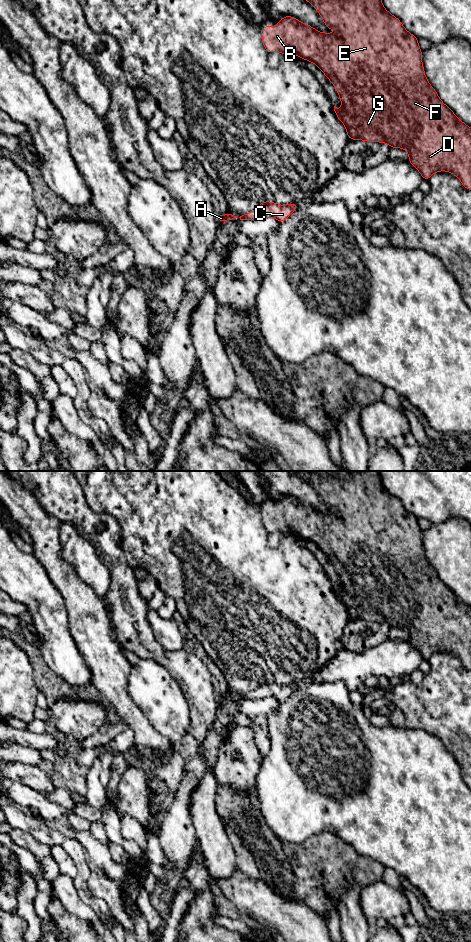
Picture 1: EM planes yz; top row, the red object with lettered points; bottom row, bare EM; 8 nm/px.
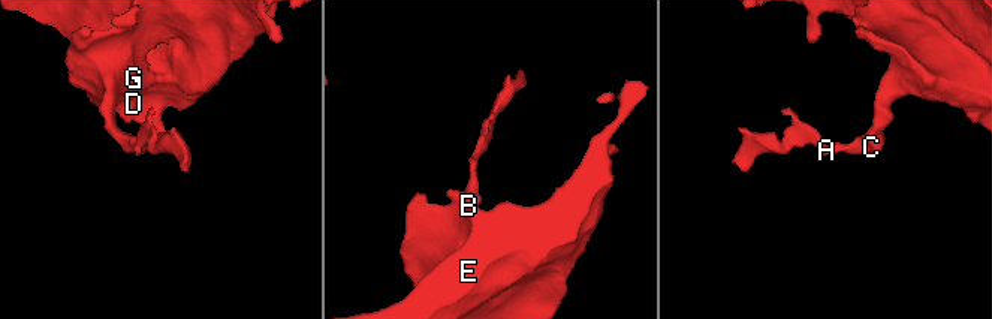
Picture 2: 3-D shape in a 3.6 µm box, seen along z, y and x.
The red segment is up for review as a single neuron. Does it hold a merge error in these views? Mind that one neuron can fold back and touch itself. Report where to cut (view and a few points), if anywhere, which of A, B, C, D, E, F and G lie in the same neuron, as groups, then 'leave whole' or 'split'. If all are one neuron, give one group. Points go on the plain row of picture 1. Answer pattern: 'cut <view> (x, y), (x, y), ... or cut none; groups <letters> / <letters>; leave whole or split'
cut none; groups A B C D E F G; leave whole

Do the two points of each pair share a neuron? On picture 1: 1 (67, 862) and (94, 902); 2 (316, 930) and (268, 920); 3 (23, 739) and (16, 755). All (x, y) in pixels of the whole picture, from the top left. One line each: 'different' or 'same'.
1: different
2: same
3: different

